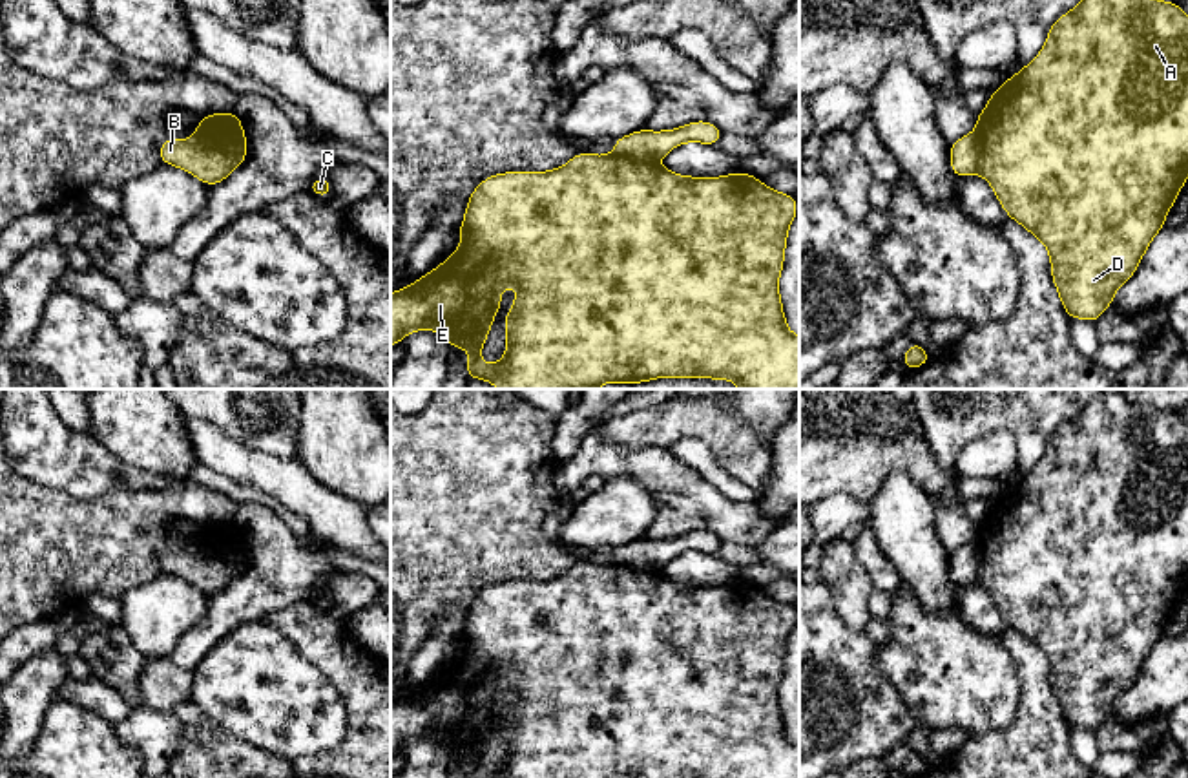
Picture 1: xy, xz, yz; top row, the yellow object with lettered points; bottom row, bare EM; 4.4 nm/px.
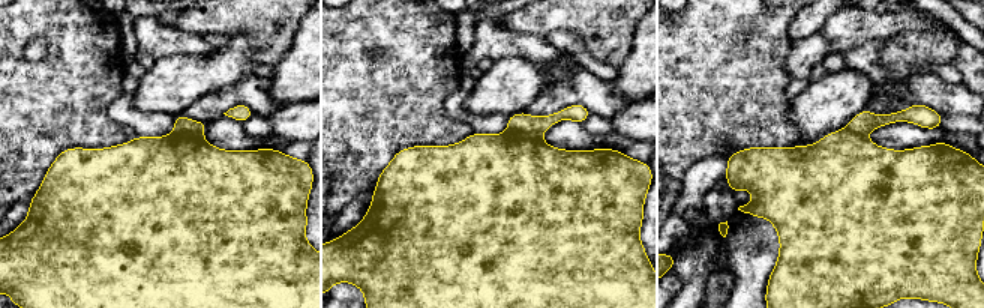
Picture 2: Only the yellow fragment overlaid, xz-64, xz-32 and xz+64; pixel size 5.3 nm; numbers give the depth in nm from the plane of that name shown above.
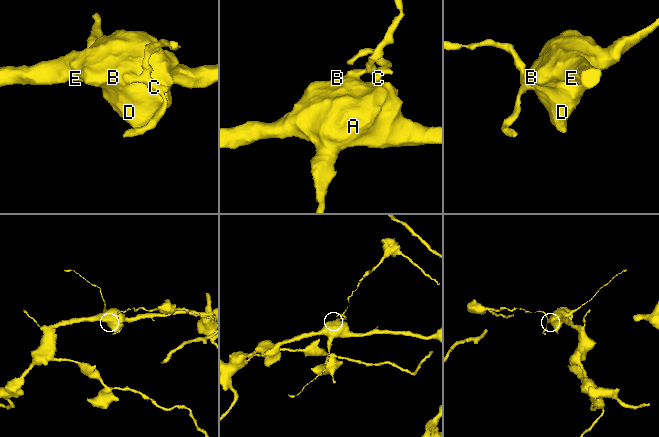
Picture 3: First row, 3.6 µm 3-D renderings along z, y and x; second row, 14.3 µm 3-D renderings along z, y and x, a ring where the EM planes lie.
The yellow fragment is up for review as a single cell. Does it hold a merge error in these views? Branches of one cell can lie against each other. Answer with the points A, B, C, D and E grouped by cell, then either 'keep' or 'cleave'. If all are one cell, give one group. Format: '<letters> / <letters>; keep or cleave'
A B D E / C; cleave

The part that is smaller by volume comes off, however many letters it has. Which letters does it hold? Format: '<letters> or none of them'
C

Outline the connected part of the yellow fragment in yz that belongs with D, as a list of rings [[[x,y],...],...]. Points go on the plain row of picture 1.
[[[1122,391],[1093,396],[1077,416],[1053,431],[1047,449],[1035,469],[991,502],[987,515],[978,522],[974,544],[980,561],[976,581],[993,595],[1007,626],[1035,643],[1047,657],[1051,687],[1068,727],[1095,732],[1113,712],[1119,696],[1135,683],[1146,657],[1164,636],[1164,628],[1188,588],[1188,424],[1175,411],[1133,404]]]

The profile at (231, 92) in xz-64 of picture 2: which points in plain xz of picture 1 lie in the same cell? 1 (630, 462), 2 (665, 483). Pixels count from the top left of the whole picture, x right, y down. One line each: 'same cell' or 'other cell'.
1: same cell
2: same cell

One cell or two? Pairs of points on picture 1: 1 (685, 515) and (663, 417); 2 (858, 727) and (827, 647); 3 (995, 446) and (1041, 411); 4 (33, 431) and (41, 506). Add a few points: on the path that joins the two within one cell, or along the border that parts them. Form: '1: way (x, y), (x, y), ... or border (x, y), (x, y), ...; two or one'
1: border (621, 446), (663, 446), (666, 450); two
2: way (838, 707), (827, 696), (827, 667); one
3: border (968, 444), (1006, 430), (1015, 442), (1017, 470); two
4: border (19, 473), (79, 501); two

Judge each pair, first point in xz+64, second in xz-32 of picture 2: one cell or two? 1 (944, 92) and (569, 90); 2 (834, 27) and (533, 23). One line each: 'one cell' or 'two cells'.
1: one cell
2: one cell

